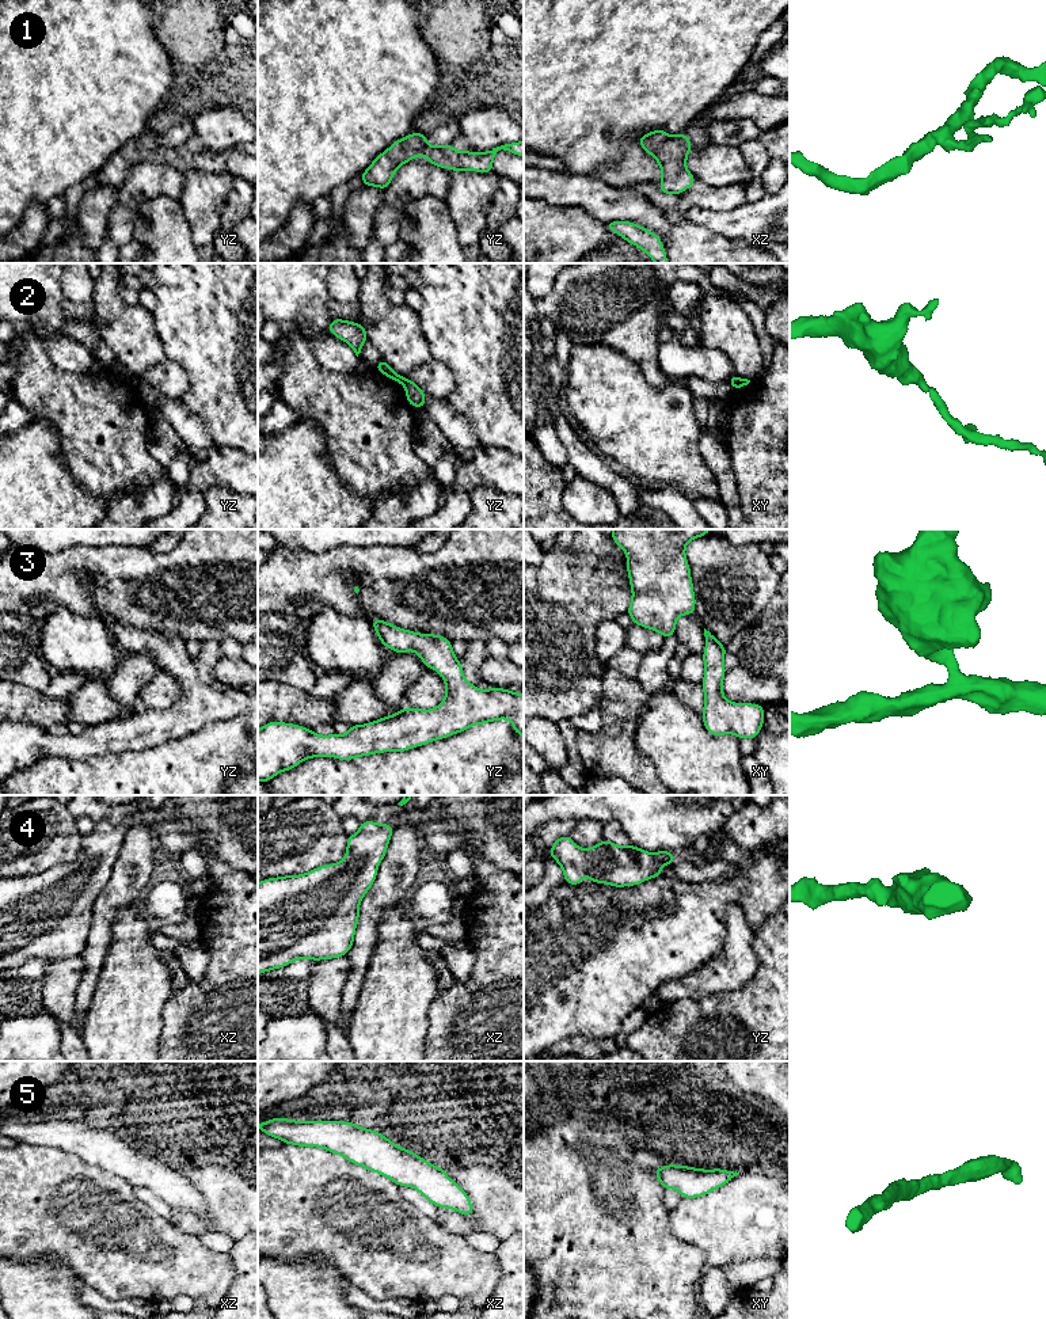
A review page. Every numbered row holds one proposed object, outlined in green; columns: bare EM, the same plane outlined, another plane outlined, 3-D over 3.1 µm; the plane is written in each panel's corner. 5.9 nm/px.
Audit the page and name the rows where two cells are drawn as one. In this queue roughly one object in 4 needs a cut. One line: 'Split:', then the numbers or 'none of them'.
Split: 2

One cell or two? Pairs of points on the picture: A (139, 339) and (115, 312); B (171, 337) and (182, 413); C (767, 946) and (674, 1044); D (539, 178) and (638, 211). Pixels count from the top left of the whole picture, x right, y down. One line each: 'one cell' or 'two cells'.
A: one cell
B: two cells
C: one cell
D: one cell

